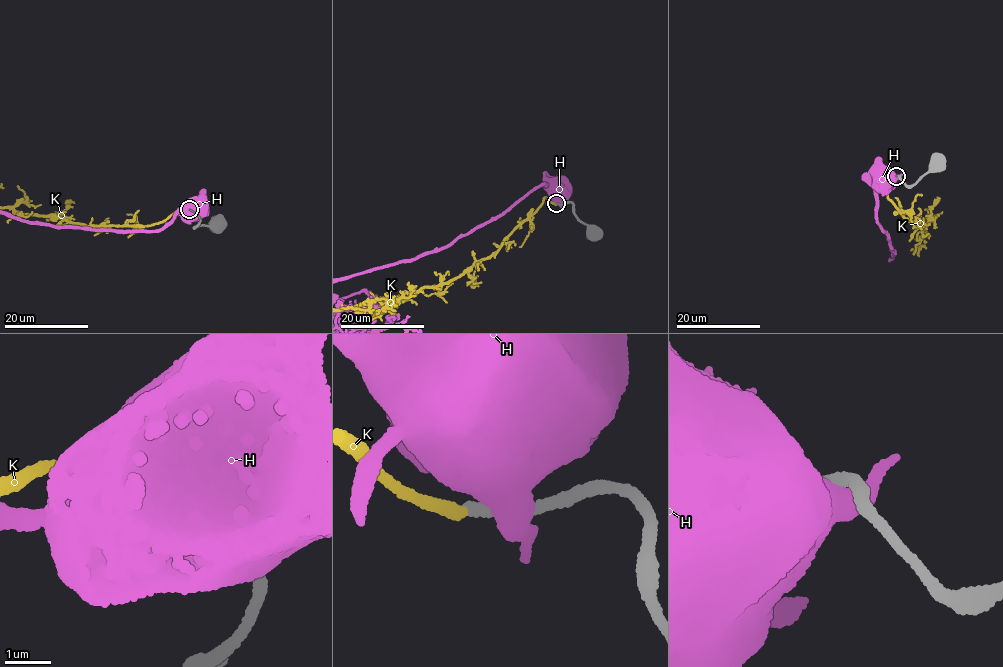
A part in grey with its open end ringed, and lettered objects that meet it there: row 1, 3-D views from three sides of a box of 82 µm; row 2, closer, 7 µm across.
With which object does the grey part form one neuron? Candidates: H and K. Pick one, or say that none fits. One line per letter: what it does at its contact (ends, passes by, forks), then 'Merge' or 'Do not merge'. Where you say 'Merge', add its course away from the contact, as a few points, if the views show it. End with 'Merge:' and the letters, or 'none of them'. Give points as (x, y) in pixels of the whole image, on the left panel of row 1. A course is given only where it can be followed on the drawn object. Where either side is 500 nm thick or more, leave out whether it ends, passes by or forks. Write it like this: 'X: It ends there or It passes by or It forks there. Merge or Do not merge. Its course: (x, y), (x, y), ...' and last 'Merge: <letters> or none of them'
H: Do not merge
K: It ends there. Do not merge
Merge: none of them

